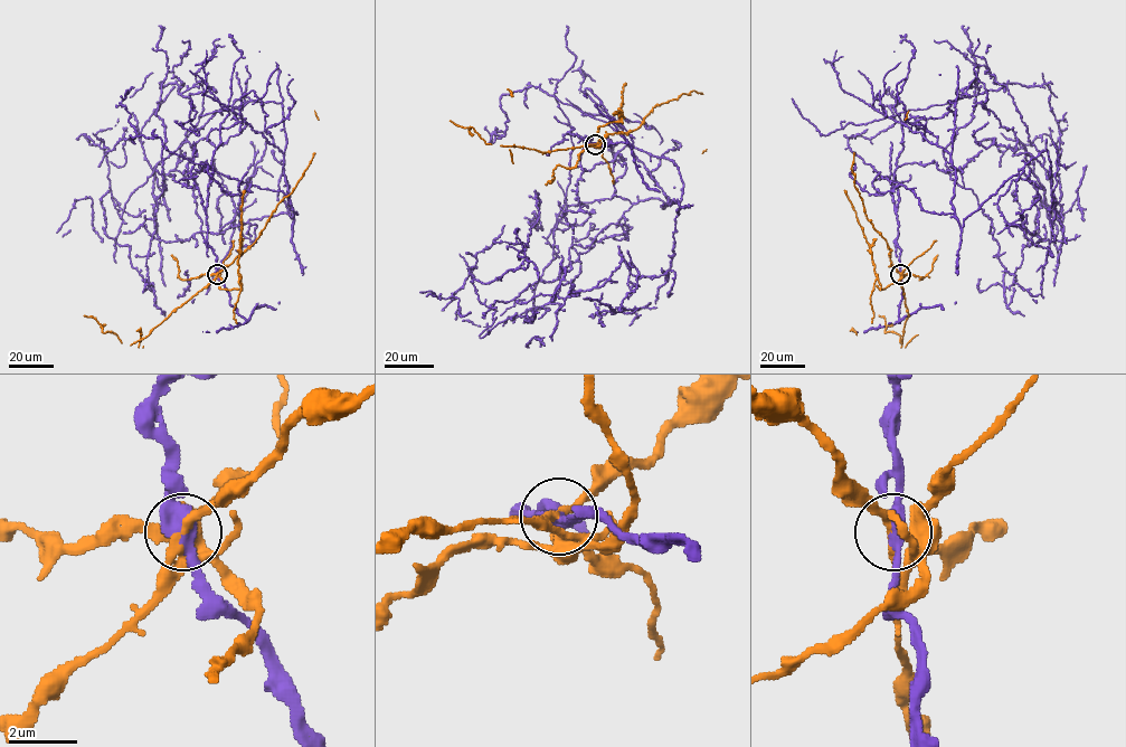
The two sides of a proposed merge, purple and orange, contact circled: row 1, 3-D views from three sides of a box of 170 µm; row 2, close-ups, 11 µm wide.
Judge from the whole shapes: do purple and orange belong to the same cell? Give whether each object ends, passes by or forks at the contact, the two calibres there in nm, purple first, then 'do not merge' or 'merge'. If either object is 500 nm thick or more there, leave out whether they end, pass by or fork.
purple passes by | orange passes by | 420/240 nm | do not merge

